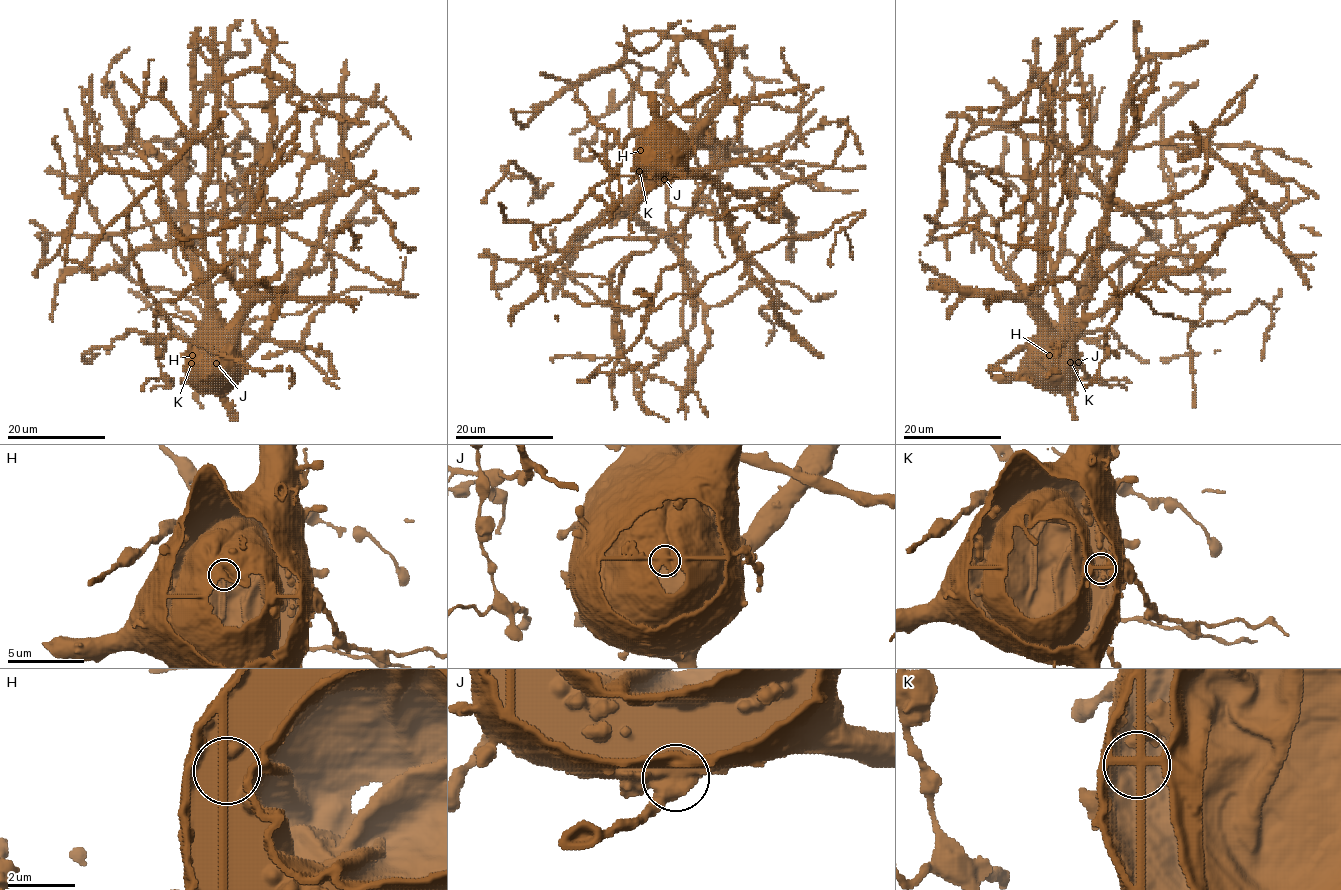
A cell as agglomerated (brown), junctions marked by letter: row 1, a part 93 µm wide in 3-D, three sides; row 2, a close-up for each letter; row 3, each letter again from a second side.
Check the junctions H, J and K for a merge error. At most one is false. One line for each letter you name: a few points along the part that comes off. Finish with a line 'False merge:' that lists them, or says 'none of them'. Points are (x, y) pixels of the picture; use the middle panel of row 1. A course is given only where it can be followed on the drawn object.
J: course (664, 179), (644, 193), (631, 217), (629, 228), (633, 232)
False merge: J

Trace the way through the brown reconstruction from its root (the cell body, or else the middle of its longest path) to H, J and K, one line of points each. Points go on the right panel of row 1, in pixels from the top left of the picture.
H: (1065, 334), (1062, 330), (1056, 336), (1049, 346), (1049, 355)
J: (1065, 334), (1062, 330), (1073, 336), (1078, 362)
K: (1065, 334), (1062, 330), (1067, 341), (1067, 358), (1070, 362)

